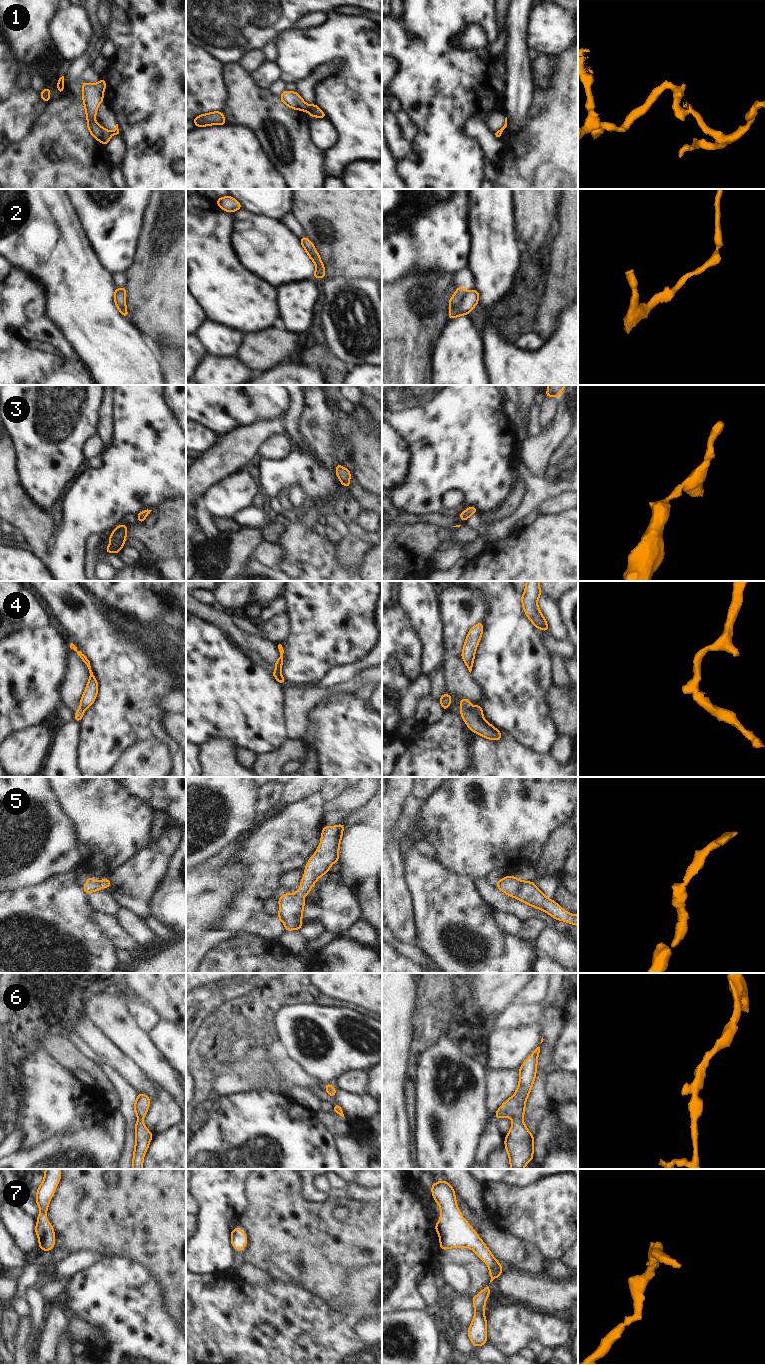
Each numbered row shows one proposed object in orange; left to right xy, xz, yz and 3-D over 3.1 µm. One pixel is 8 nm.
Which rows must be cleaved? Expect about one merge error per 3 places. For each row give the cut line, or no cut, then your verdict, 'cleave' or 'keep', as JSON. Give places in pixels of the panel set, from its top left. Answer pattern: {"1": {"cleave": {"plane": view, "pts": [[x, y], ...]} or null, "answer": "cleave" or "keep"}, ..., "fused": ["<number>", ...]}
{"1": {"cleave": {"plane": "xz", "pts": [[309, 105], [307, 111]]}, "answer": "cleave"}, "2": {"cleave": null, "answer": "keep"}, "3": {"cleave": null, "answer": "keep"}, "4": {"cleave": {"plane": "yz", "pts": [[471, 707], [461, 709]]}, "answer": "cleave"}, "5": {"cleave": null, "answer": "keep"}, "6": {"cleave": null, "answer": "keep"}, "7": {"cleave": null, "answer": "keep"}, "fused": ["1", "4"]}

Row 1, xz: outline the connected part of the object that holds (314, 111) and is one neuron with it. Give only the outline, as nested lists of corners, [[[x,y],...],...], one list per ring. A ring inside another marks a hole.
[[[315,104],[309,105],[308,113],[311,117],[319,117],[326,119],[326,114]]]

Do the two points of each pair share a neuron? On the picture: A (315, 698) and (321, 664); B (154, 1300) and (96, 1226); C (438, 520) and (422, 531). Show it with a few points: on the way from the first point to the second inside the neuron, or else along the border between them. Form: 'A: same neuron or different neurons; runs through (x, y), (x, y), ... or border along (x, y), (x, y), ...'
A: different neurons; border along (292, 683), (312, 685)
B: different neurons; border along (104, 1256), (125, 1257), (143, 1266)
C: different neurons; border along (409, 523), (423, 520), (438, 527), (452, 527)

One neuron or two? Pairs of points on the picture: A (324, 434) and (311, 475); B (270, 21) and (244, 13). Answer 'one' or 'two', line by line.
A: one
B: one

